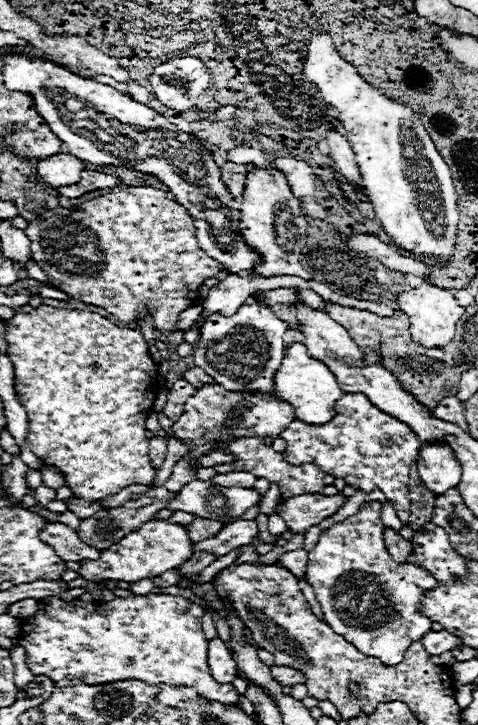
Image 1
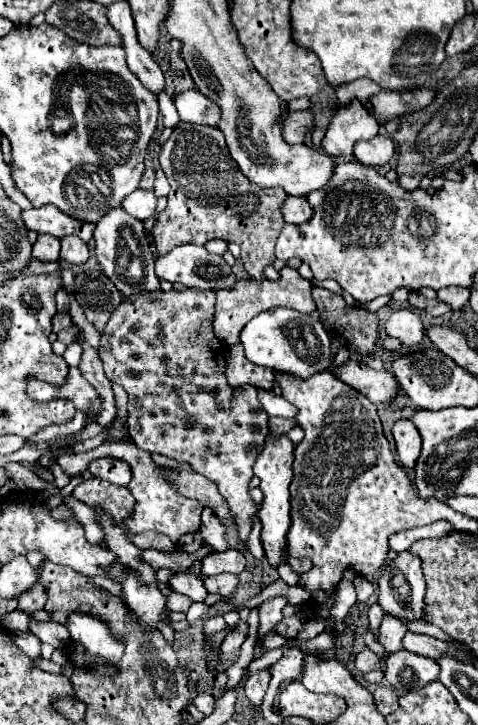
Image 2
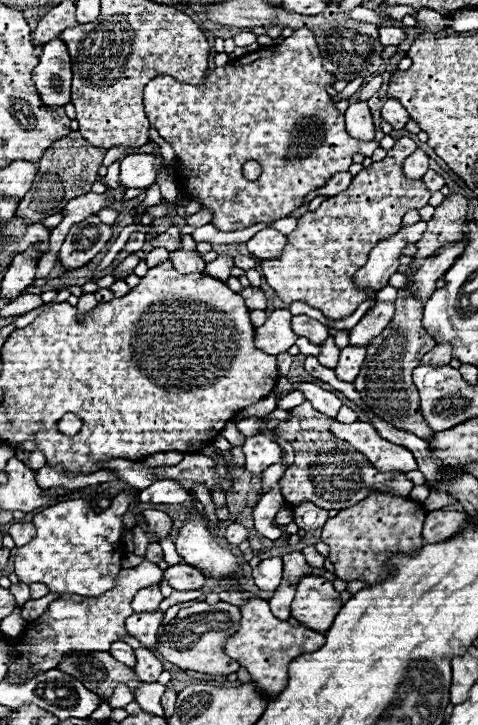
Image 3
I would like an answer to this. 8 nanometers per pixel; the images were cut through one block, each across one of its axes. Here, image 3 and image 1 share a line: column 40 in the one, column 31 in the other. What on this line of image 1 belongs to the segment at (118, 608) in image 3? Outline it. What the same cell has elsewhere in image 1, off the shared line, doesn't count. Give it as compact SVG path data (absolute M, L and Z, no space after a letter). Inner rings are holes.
M146 594L146 596L128 596L128 598L114 598L110 602L82 602L82 600L62 600L62 598L42 598L40 606L36 610L34 616L26 616L20 620L20 634L18 634L18 642L26 648L26 664L30 668L32 674L44 674L50 680L58 682L64 676L78 676L84 684L110 684L110 682L118 682L118 680L142 680L146 684L168 684L168 686L192 686L196 688L196 692L200 692L200 696L204 696L206 700L212 702L220 702L220 704L228 704L228 706L238 706L238 690L232 684L218 684L212 676L210 676L210 668L206 664L206 646L208 640L204 638L202 632L202 616L204 616L204 608L182 598L182 596L170 596L170 594Z

